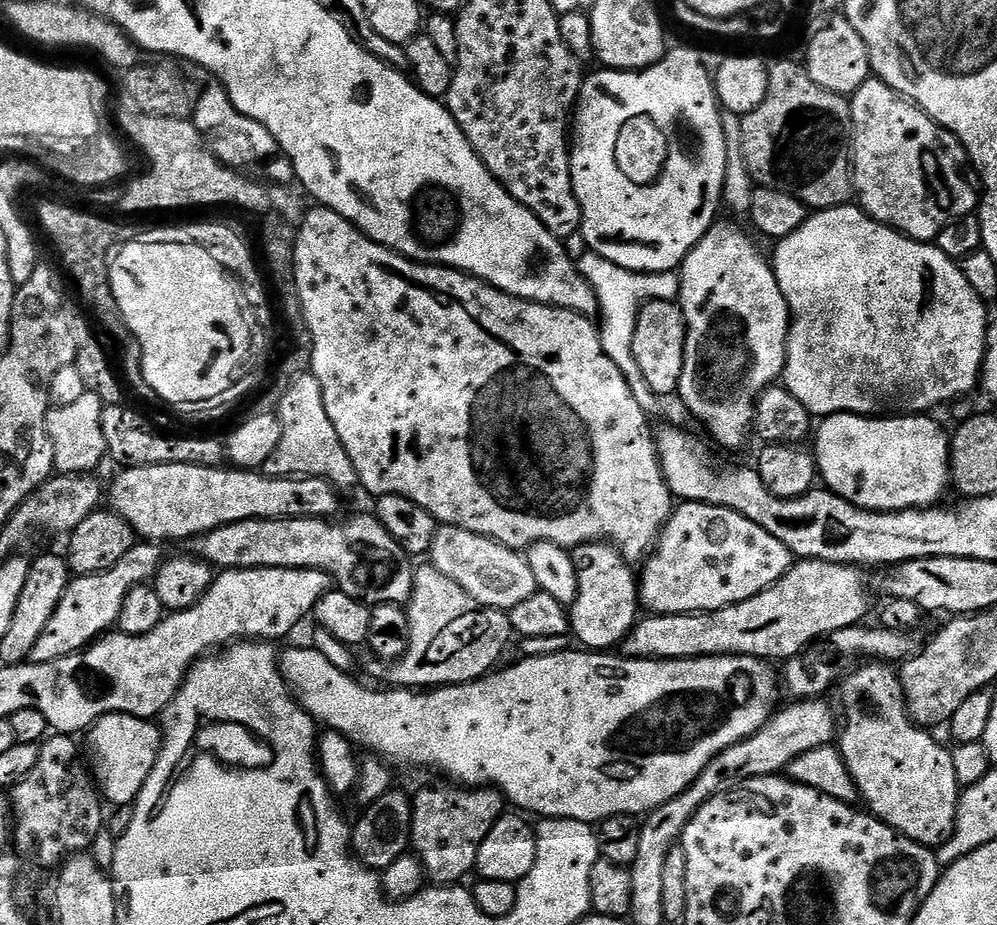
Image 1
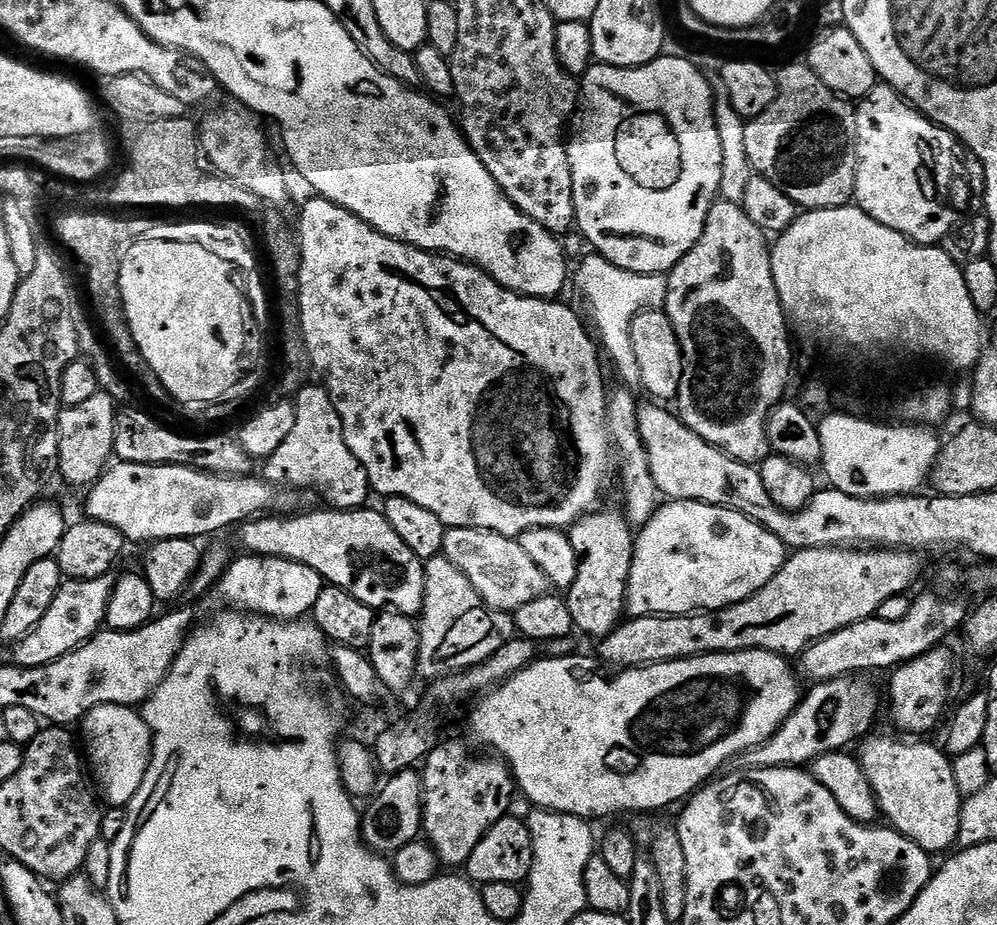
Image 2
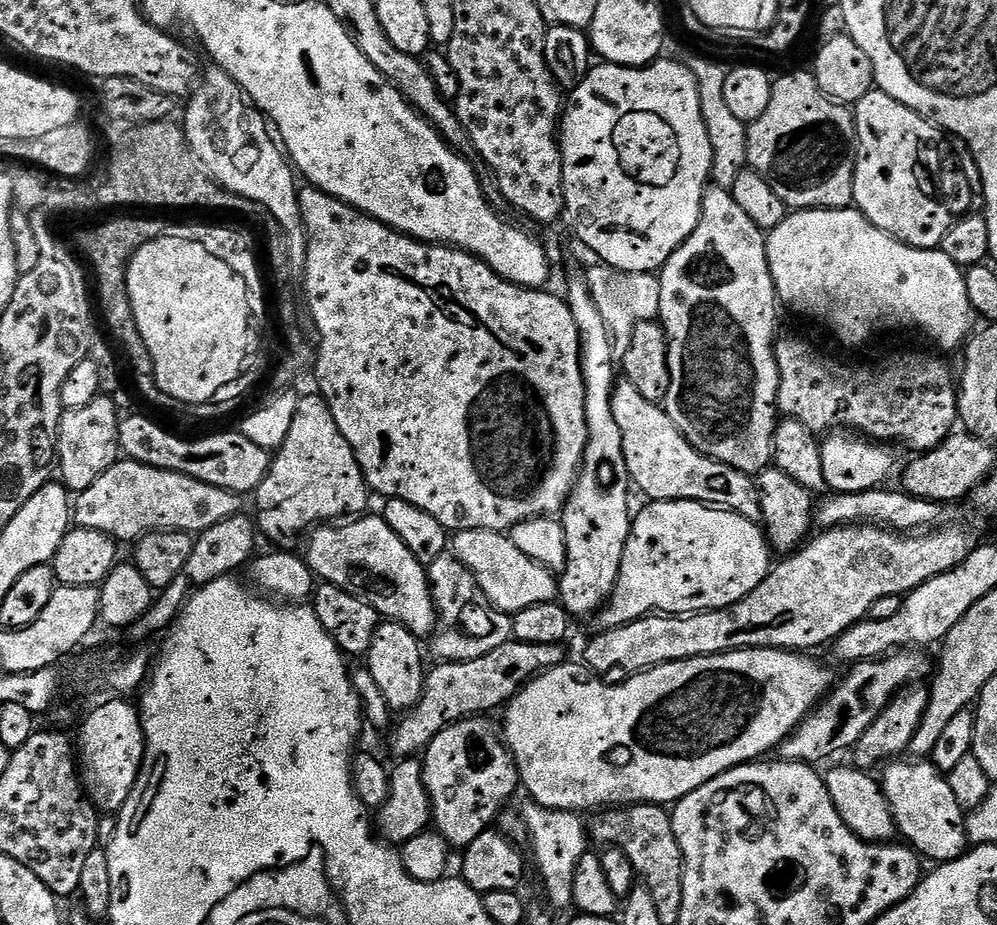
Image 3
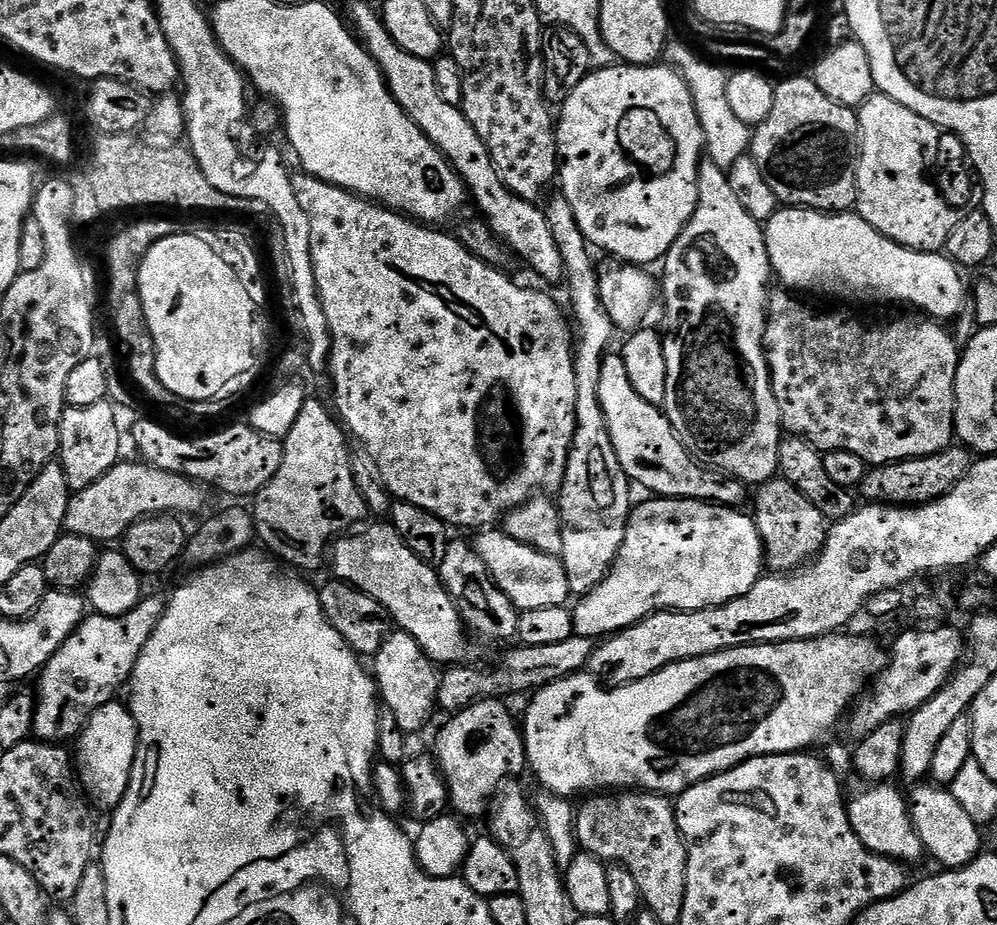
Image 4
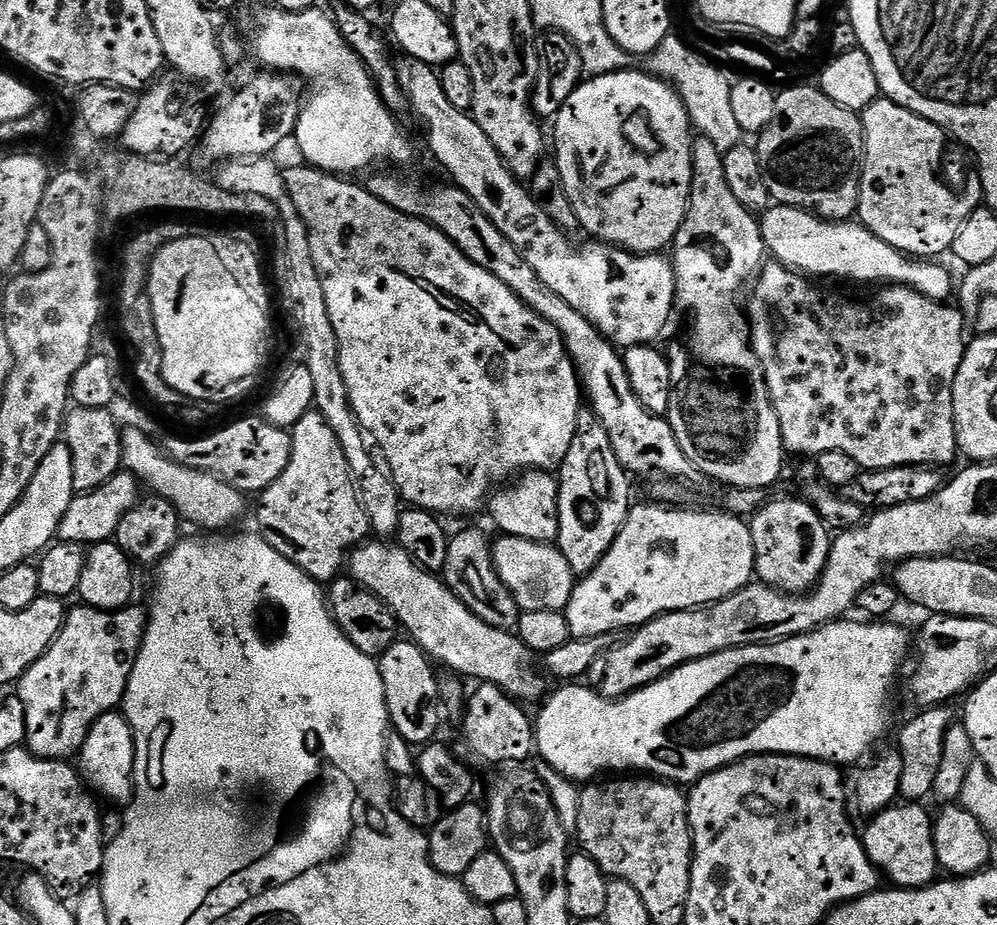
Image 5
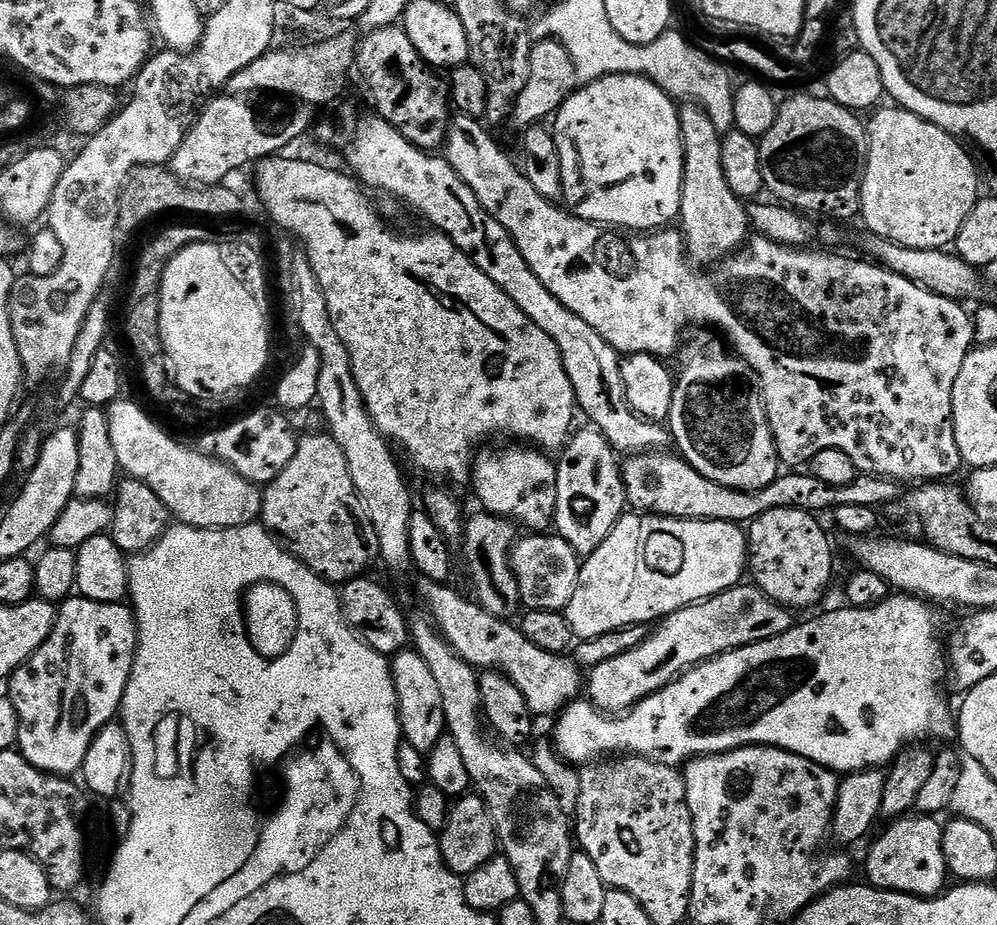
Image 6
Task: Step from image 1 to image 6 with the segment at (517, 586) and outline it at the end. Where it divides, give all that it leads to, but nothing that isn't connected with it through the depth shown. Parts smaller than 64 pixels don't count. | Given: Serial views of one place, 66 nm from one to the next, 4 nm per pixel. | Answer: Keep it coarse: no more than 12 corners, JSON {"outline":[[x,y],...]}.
{"outline":[[528,534],[510,561],[525,609],[563,612],[581,557],[562,537]]}

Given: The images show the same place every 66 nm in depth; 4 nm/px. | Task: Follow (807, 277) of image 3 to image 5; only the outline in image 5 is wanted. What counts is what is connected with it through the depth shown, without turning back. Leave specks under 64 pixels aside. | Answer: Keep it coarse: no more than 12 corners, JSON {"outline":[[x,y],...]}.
{"outline":[[789,204],[759,221],[765,249],[812,278],[902,284],[941,302],[940,262],[859,222]]}

